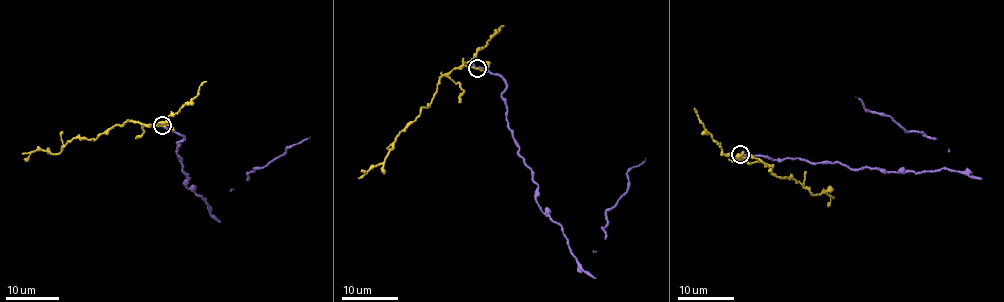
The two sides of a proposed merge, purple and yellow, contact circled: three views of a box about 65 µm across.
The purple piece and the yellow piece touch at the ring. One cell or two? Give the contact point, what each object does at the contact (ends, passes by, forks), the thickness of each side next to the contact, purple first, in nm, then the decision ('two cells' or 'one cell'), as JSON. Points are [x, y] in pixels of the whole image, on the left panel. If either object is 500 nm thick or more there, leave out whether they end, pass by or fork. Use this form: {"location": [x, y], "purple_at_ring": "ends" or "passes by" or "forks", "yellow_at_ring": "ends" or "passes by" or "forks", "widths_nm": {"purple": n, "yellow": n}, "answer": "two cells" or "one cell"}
{"location": [162, 125], "purple_at_ring": "passes by", "yellow_at_ring": "passes by", "widths_nm": {"purple": 240, "yellow": 190}, "answer": "two cells"}

